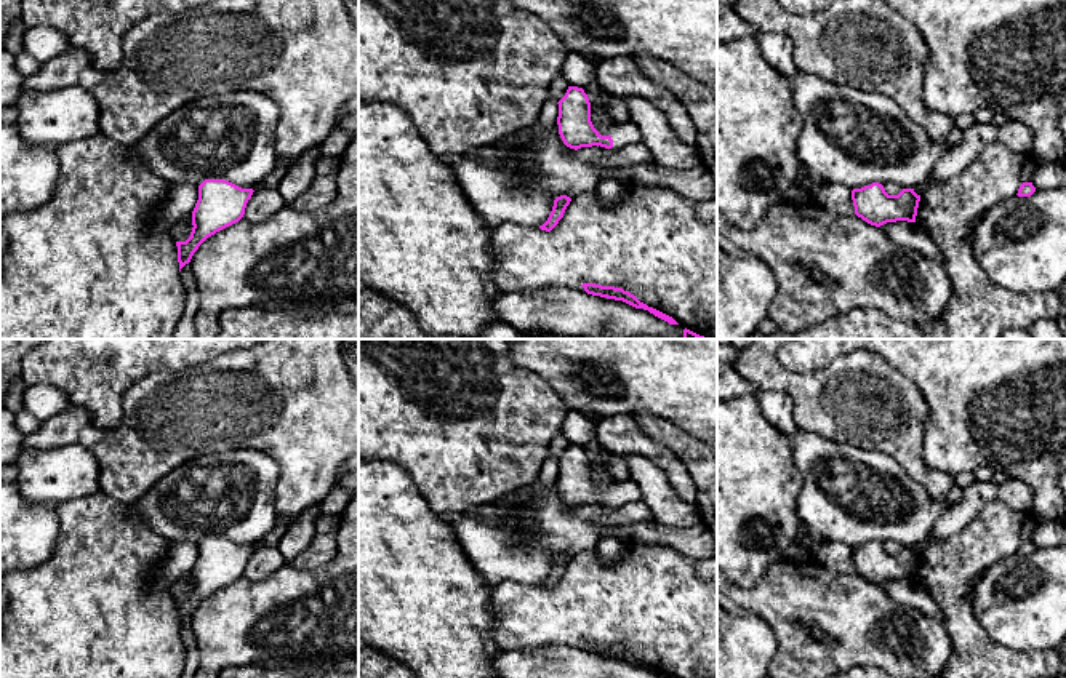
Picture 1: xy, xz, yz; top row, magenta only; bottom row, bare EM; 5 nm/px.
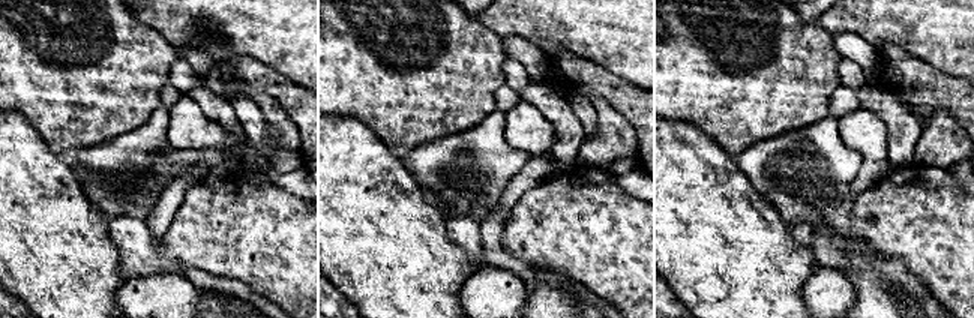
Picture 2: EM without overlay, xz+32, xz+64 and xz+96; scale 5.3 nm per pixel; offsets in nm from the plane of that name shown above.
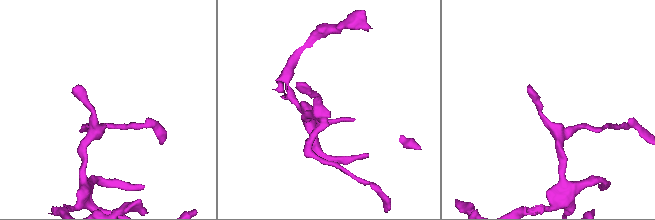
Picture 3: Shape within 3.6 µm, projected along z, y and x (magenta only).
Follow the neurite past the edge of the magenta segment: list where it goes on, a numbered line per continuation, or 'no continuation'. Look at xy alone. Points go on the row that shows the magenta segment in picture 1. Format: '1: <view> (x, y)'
1: xy (271, 181)

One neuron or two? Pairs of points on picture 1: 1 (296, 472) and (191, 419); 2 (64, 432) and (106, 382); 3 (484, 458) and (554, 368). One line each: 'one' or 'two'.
1: one
2: two
3: two

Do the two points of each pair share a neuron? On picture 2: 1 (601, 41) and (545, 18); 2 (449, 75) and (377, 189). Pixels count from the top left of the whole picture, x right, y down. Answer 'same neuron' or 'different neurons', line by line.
1: same neuron
2: different neurons

